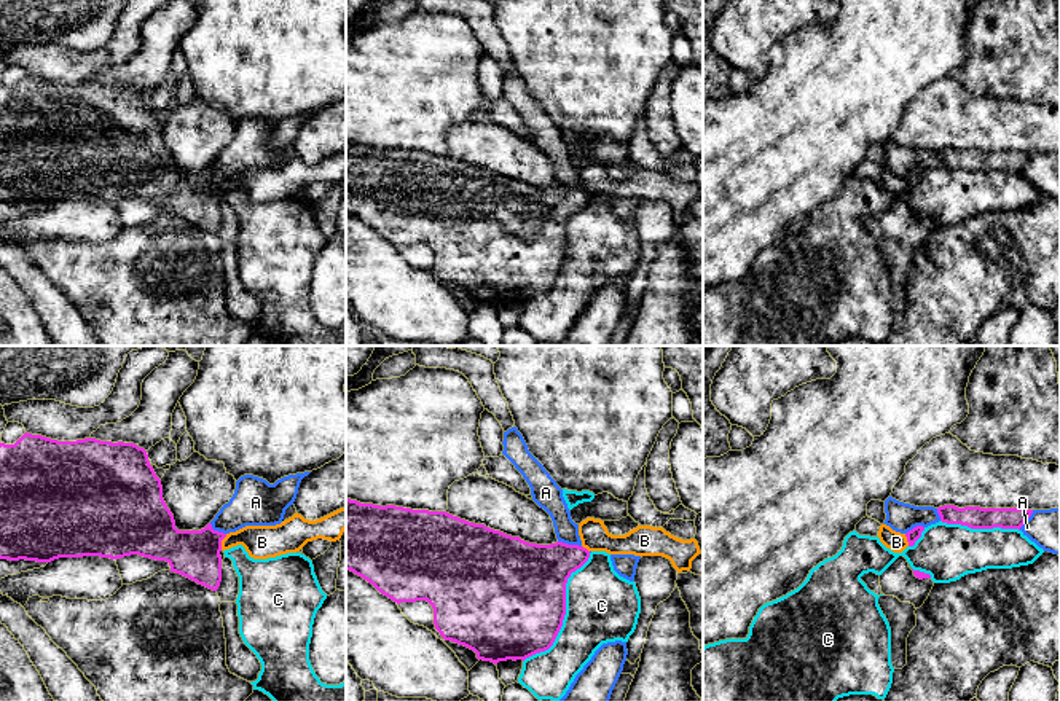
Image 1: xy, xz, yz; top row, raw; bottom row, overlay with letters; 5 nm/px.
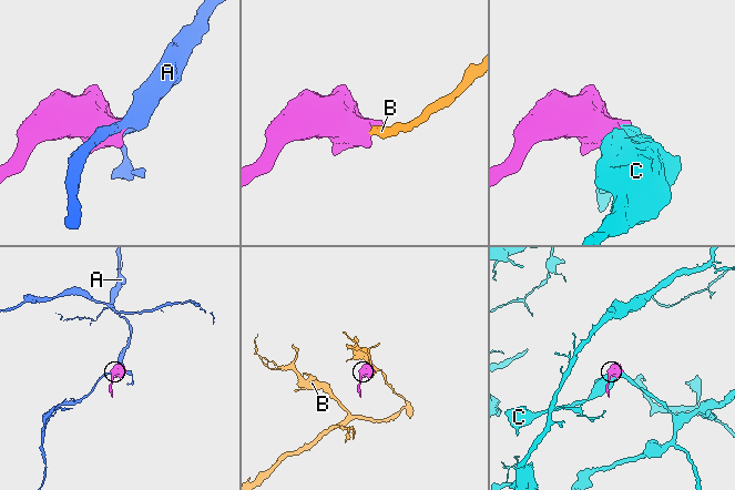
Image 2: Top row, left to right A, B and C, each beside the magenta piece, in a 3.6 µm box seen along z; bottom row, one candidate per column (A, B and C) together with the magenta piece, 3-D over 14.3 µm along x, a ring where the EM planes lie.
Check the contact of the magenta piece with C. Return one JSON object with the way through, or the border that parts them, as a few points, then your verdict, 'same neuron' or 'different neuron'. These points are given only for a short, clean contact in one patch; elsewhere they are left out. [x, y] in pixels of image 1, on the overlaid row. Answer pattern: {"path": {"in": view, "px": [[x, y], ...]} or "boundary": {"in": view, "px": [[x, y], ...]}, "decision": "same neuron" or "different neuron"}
{"decision": "different neuron"}

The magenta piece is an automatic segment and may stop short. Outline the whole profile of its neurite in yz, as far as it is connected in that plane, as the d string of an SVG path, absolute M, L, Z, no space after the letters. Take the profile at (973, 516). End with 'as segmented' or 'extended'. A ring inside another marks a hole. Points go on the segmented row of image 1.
M944 505L937 508L942 523L961 524L971 529L1019 529L1031 516L1028 508L980 508Z; as segmented

